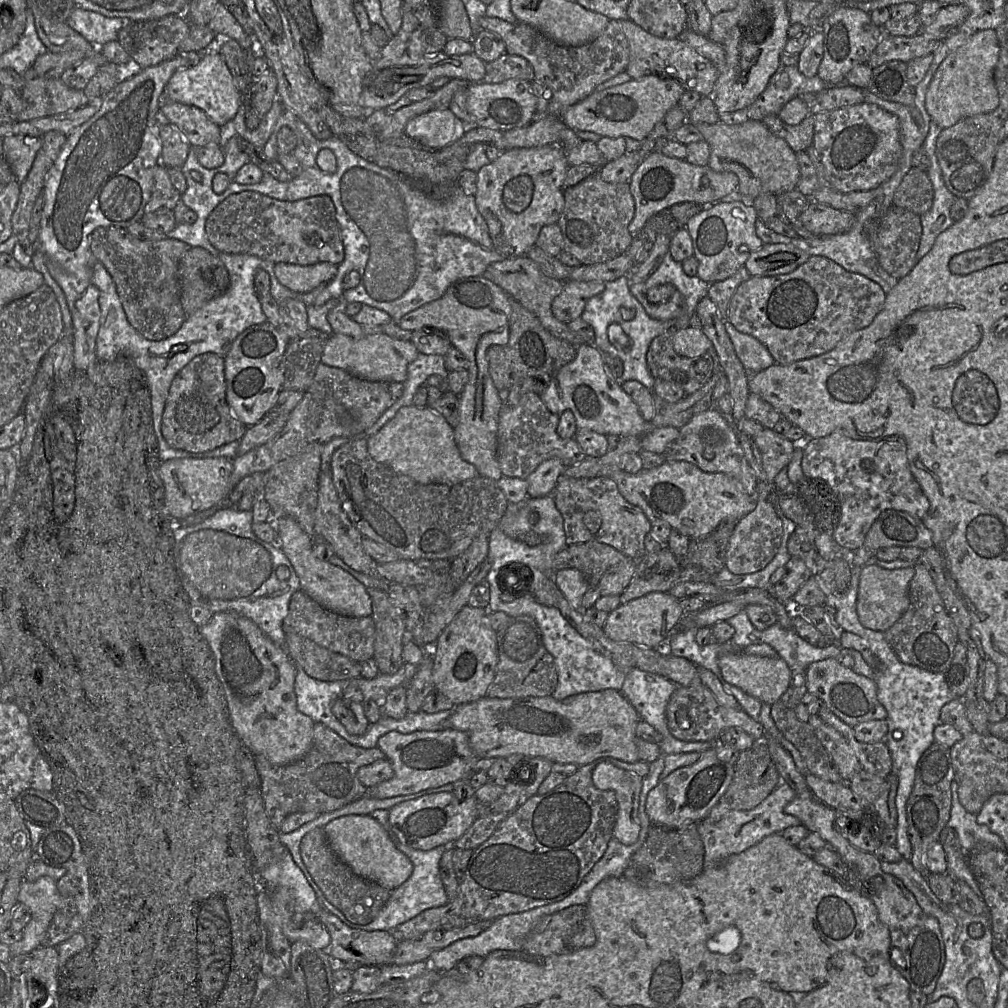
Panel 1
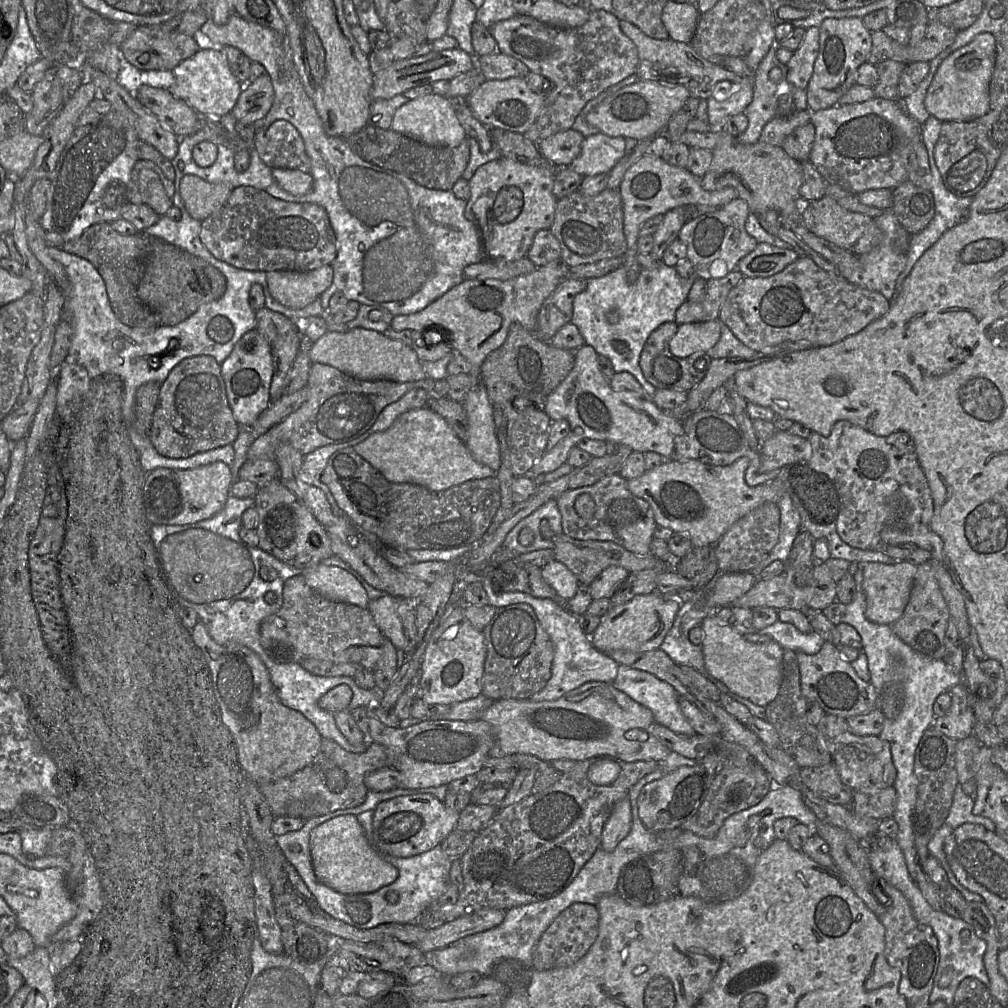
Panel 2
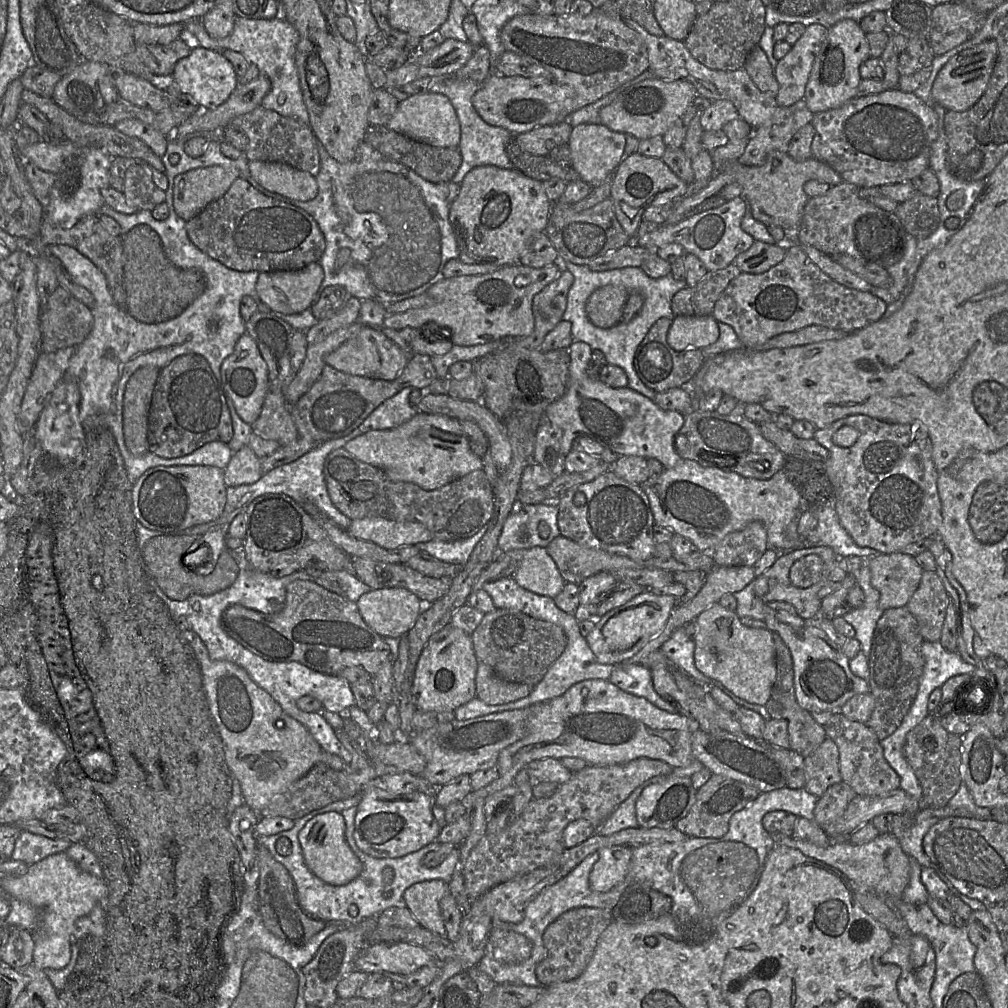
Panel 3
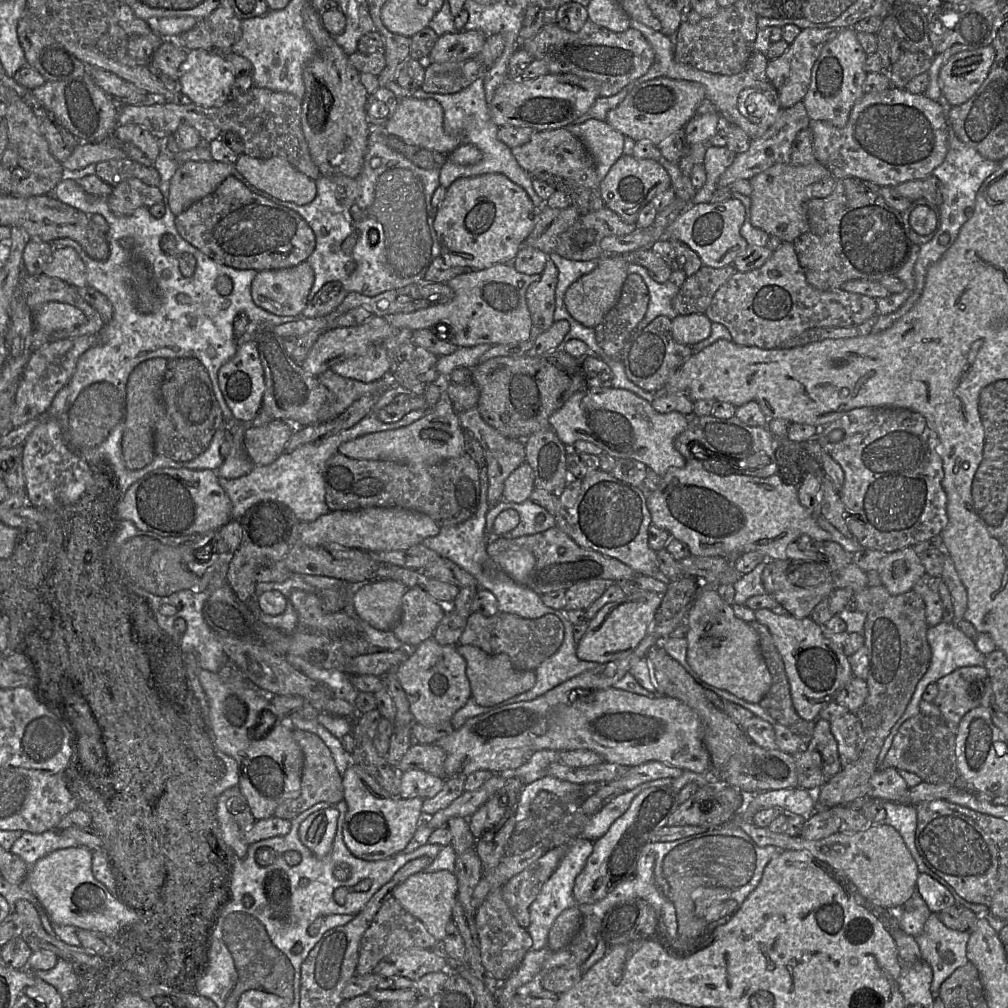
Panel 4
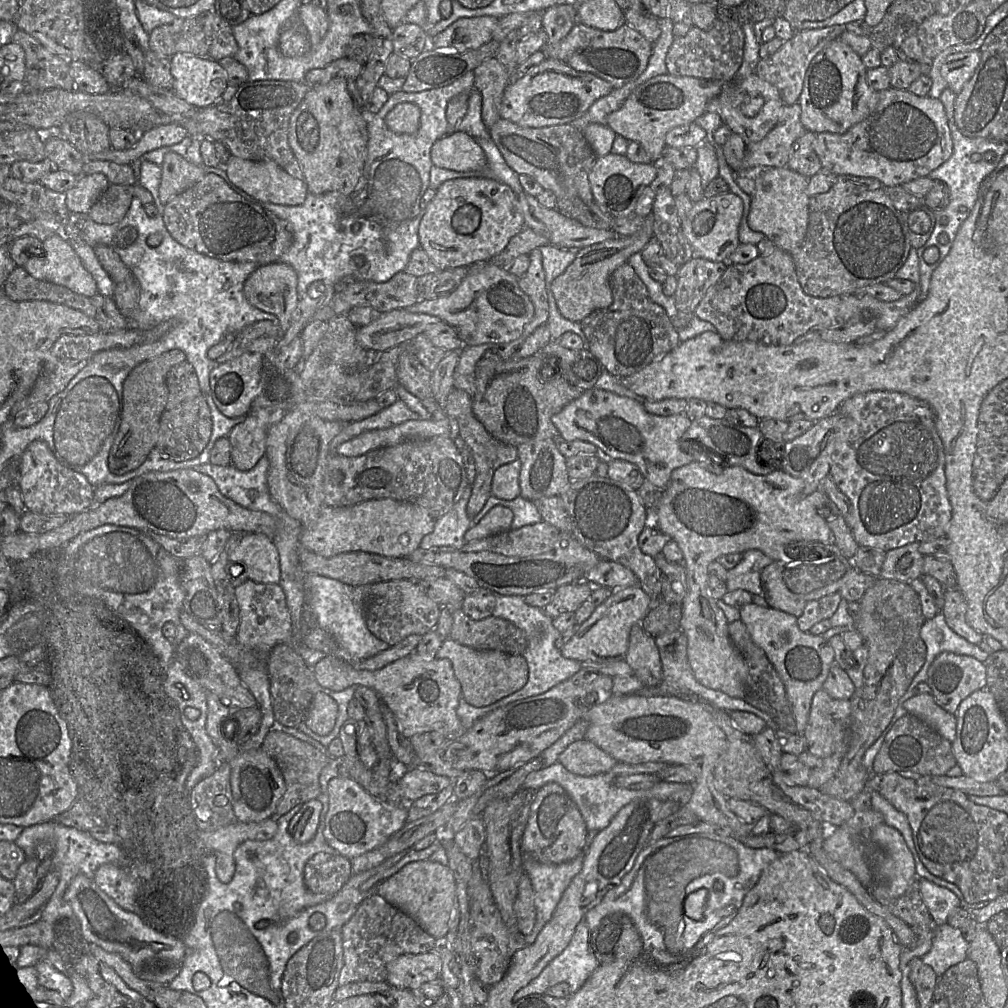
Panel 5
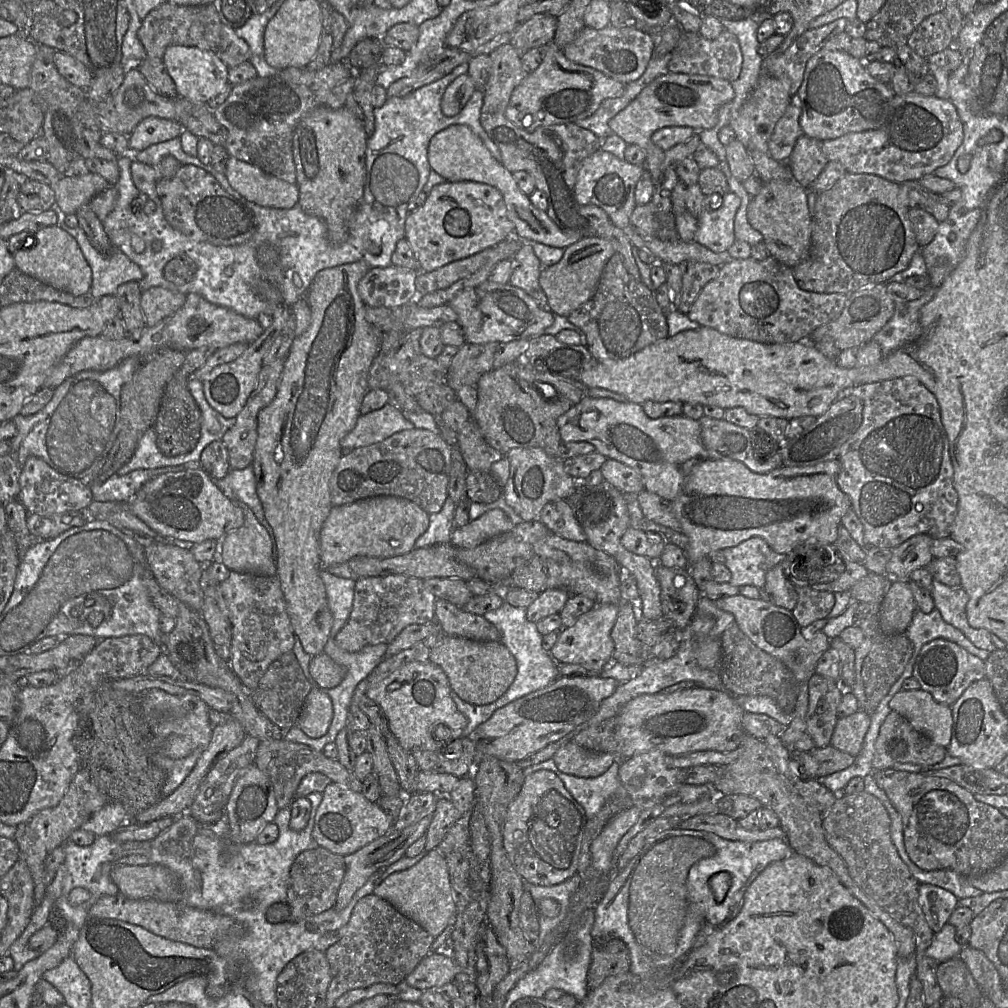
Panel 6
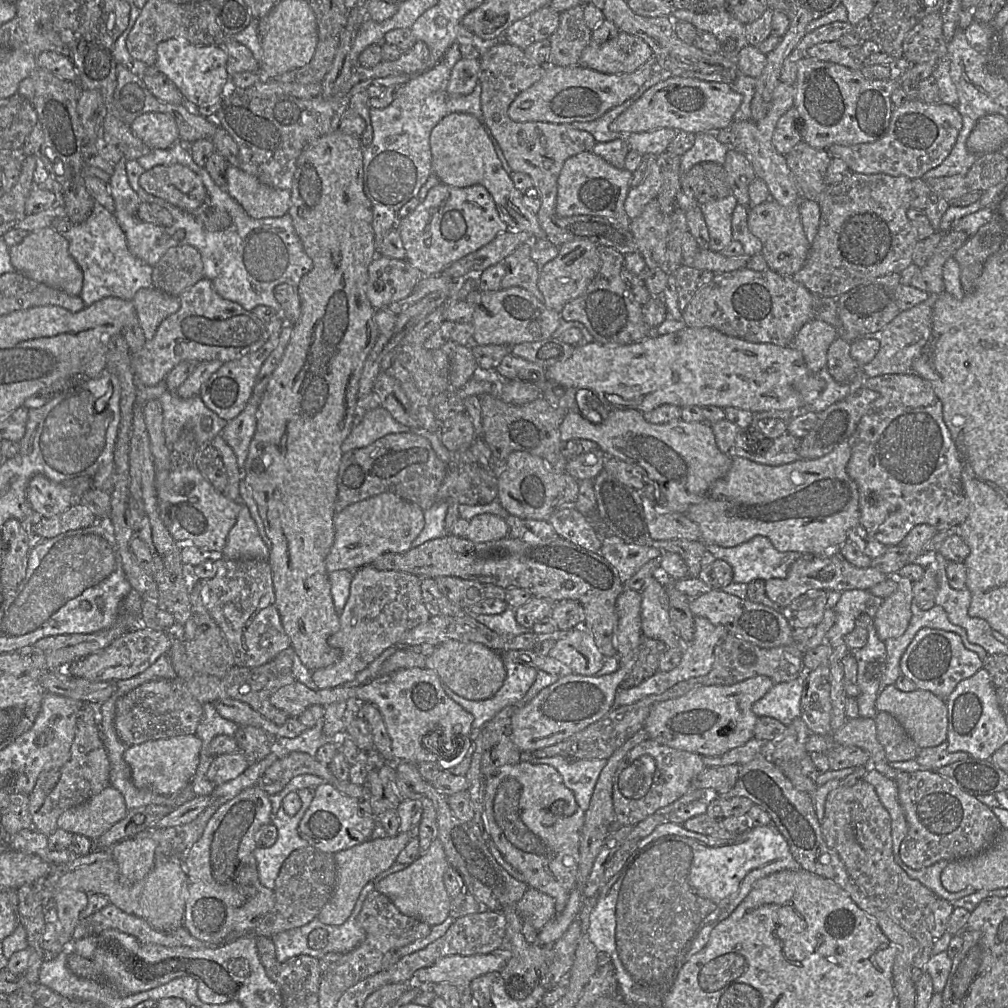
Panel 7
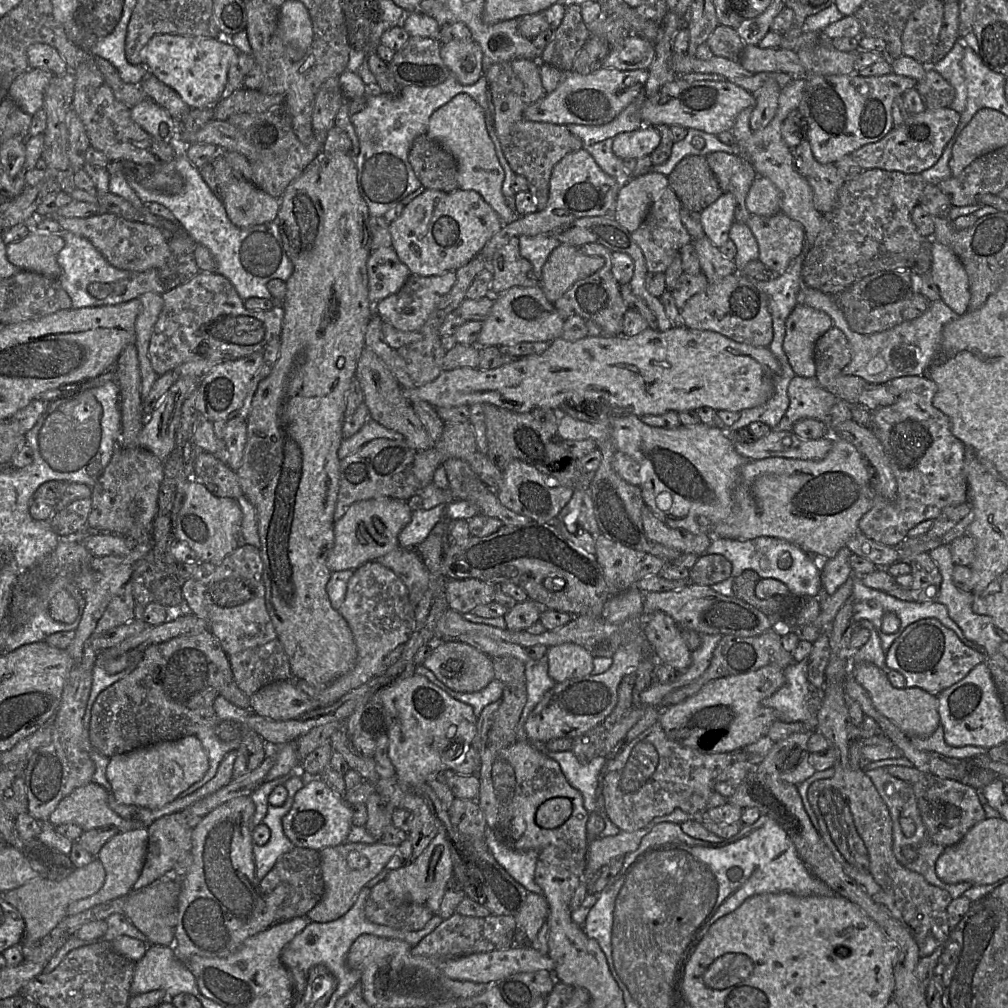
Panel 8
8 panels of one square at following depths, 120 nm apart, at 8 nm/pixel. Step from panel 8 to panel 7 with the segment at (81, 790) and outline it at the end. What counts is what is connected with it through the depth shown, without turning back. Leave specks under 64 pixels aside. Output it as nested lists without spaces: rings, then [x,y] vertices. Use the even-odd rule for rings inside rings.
[[[108,786],[83,803],[63,812],[57,820],[57,826],[95,842],[114,824],[123,820],[127,813],[128,809],[121,792]]]

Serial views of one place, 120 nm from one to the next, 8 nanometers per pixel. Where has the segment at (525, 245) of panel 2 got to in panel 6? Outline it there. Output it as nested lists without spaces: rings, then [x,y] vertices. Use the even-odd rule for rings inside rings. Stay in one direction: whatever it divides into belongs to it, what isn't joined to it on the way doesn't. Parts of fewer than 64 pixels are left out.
[[[473,181],[434,186],[425,203],[411,212],[405,222],[405,239],[424,272],[495,247],[511,234],[515,234],[514,224],[508,217],[501,192],[491,185]]]

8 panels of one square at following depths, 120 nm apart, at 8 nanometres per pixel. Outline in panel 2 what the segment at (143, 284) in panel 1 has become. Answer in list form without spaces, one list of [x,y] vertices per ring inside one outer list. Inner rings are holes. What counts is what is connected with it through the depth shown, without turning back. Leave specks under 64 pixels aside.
[[[97,223],[78,238],[64,243],[59,249],[89,261],[105,282],[112,310],[117,318],[132,328],[156,328],[158,317],[138,298],[138,285],[145,273],[151,253],[152,238],[142,232],[132,236],[119,234],[109,223]]]

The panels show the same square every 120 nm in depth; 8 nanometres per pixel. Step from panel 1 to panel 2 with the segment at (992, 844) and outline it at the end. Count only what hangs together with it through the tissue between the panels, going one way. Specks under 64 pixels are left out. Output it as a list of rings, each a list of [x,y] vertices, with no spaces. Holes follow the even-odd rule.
[[[958,783],[945,824],[954,829],[965,823],[974,823],[983,825],[987,830],[995,832],[996,826],[990,819],[972,813],[973,806],[974,798],[966,795]]]

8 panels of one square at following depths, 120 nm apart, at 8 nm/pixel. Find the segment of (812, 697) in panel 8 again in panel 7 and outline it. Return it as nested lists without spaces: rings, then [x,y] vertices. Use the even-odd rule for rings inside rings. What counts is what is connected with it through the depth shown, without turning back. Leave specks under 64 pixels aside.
[[[808,671],[794,680],[774,684],[774,686],[752,705],[752,711],[758,717],[767,716],[788,726],[801,717],[801,699]]]

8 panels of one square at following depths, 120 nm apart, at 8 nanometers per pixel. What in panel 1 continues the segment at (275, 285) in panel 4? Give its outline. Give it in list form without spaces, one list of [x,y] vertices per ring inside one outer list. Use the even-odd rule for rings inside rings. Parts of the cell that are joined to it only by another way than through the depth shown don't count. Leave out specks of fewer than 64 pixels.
[[[329,262],[305,266],[277,263],[273,271],[283,286],[293,292],[306,293],[321,283],[333,280],[337,273],[337,266]]]

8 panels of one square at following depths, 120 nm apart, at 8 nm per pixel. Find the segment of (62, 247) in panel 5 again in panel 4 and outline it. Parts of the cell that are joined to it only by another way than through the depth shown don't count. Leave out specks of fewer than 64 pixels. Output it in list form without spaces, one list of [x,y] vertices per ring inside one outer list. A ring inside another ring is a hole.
[[[72,247],[53,250],[52,258],[44,268],[43,274],[58,278],[76,288],[88,286],[84,263]]]

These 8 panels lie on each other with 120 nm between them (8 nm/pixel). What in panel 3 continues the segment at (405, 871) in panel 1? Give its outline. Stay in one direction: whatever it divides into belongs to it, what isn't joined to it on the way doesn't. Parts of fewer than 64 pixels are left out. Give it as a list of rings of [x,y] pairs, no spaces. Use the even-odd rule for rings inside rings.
[[[332,811],[311,818],[298,835],[308,869],[319,879],[333,886],[351,882],[362,870],[362,862],[346,841],[345,828],[345,819],[342,814]]]

